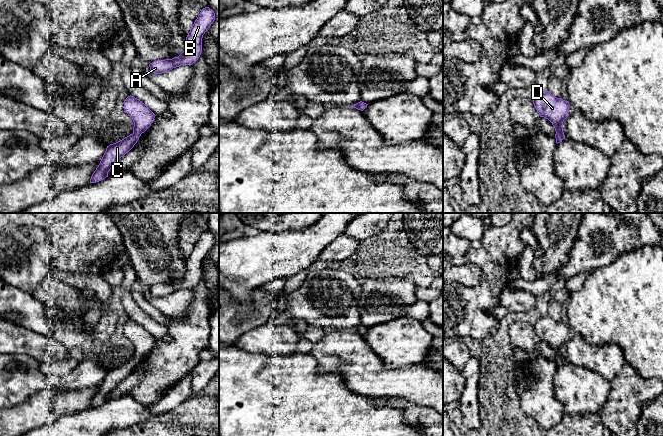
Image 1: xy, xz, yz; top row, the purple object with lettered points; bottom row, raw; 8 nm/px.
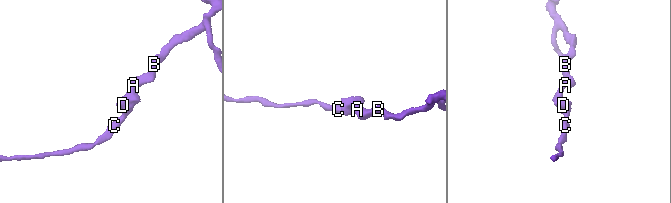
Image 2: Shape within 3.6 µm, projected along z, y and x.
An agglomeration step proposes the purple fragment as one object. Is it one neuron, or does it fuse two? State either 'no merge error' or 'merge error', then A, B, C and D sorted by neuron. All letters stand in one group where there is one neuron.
no merge error; groups A B C D

